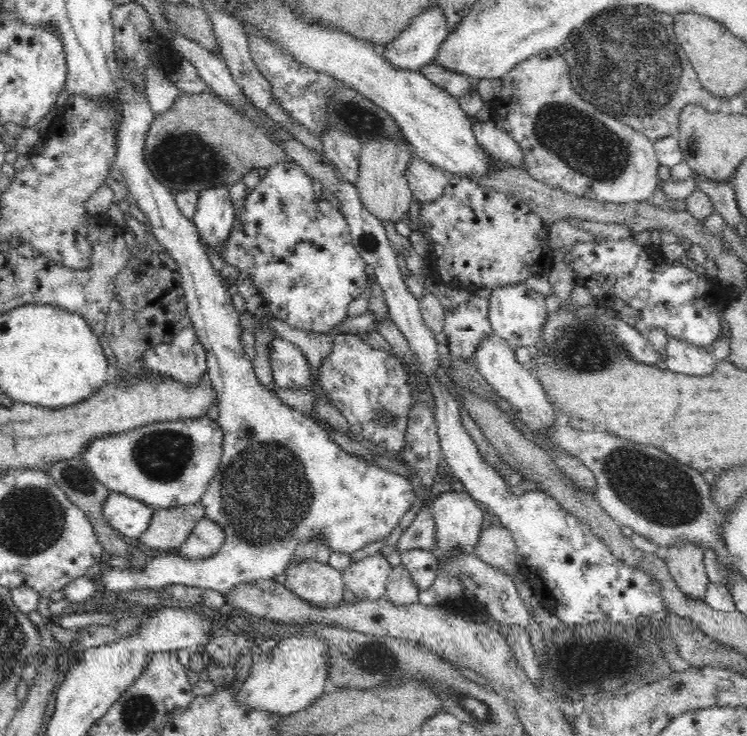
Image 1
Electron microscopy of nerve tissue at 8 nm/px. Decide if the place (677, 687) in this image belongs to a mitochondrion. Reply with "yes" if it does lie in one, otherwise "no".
yes

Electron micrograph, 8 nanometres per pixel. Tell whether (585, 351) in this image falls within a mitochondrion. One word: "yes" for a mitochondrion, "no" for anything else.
yes

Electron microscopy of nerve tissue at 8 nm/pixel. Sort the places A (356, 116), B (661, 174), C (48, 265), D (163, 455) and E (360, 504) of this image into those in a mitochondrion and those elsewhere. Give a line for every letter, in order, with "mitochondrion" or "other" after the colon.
A: mitochondrion
B: other
C: other
D: mitochondrion
E: other

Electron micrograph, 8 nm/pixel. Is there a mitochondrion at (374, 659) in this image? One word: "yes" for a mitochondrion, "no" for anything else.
yes

